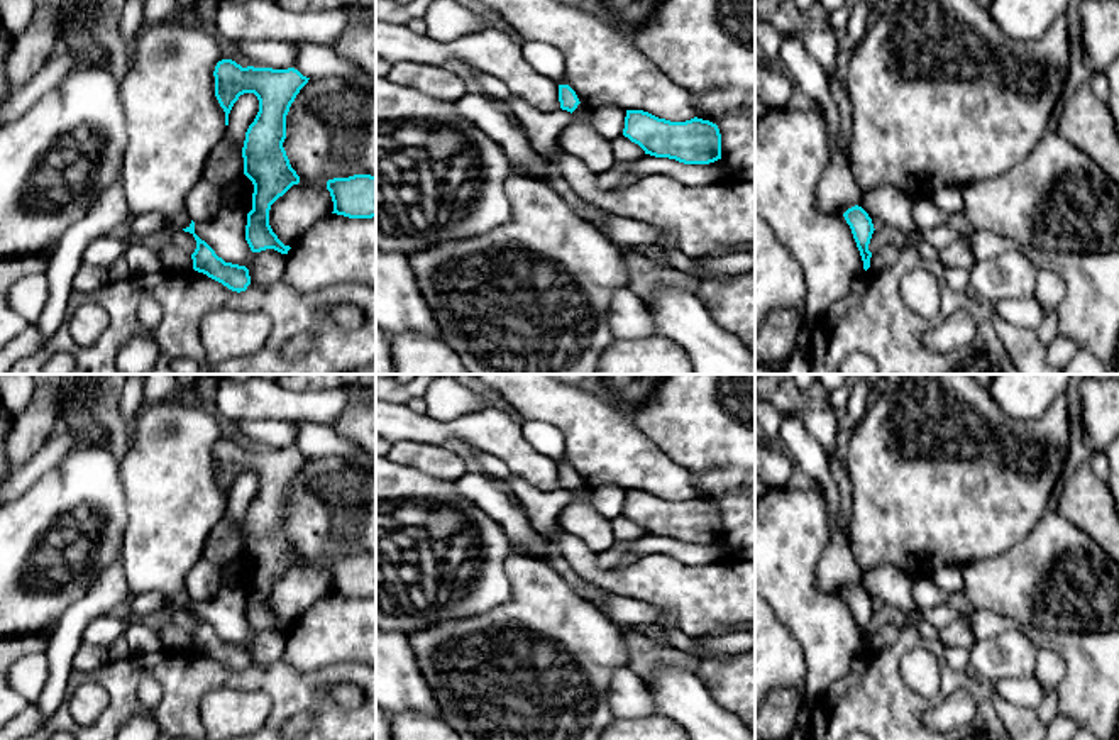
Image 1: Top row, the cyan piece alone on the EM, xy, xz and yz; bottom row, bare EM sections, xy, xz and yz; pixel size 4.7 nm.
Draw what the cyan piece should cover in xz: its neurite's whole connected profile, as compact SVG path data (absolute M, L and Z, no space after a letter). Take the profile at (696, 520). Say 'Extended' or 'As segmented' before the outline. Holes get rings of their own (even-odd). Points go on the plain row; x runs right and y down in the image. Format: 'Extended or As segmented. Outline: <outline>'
As segmented. Outline: M626 489L623 515L645 533L684 544L709 544L721 538L721 513L703 498L670 501L643 489Z

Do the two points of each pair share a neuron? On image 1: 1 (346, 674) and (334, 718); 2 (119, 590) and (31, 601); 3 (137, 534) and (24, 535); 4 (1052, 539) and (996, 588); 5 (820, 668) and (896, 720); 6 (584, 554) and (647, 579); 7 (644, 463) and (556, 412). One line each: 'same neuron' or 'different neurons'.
1: same neuron
2: different neurons
3: different neurons
4: same neuron
5: different neurons
6: same neuron
7: same neuron

